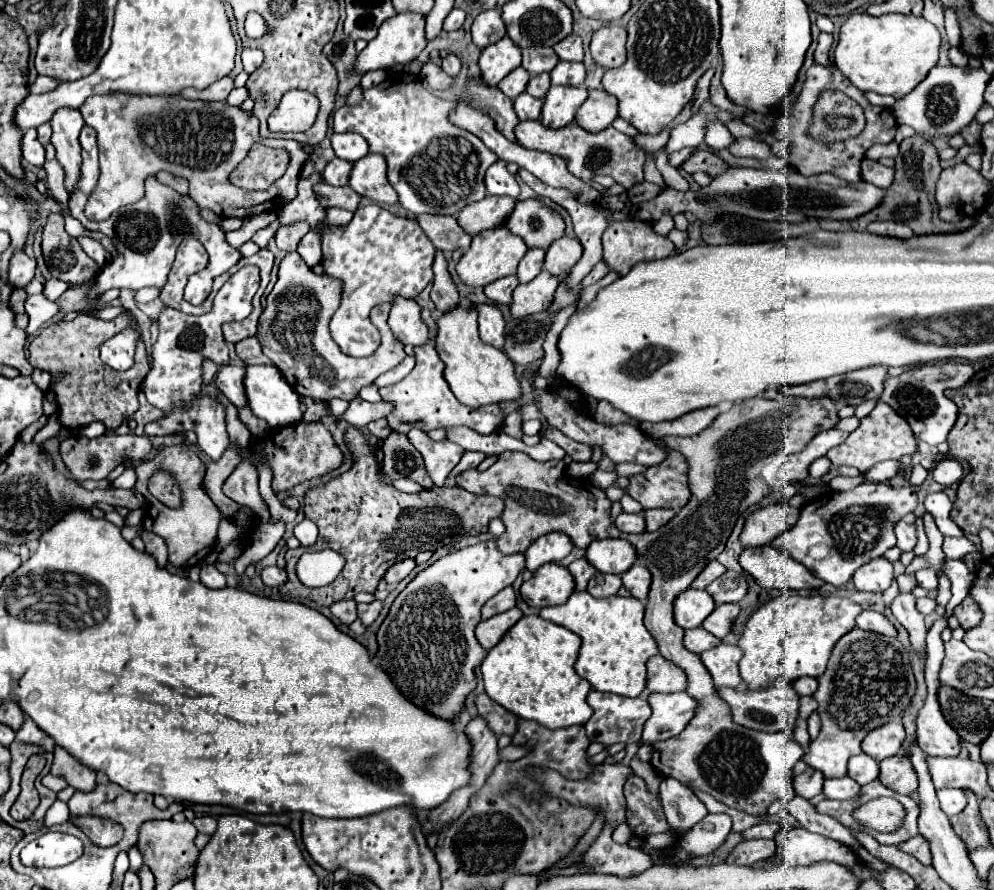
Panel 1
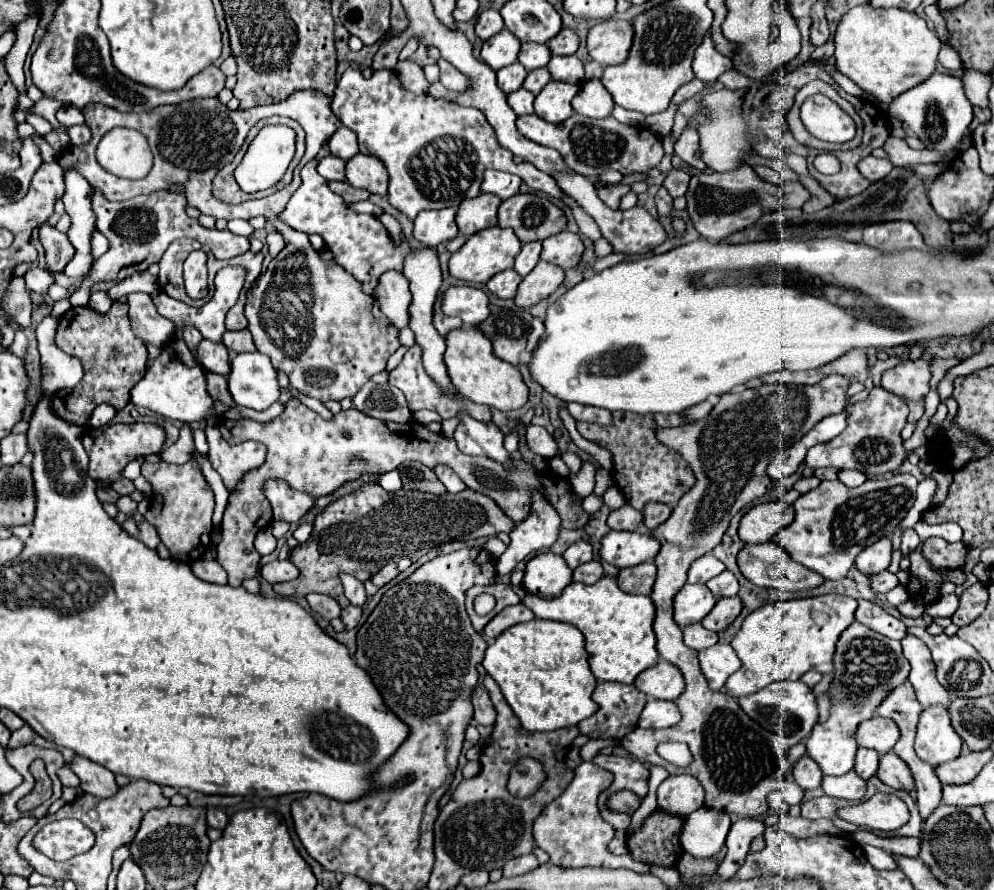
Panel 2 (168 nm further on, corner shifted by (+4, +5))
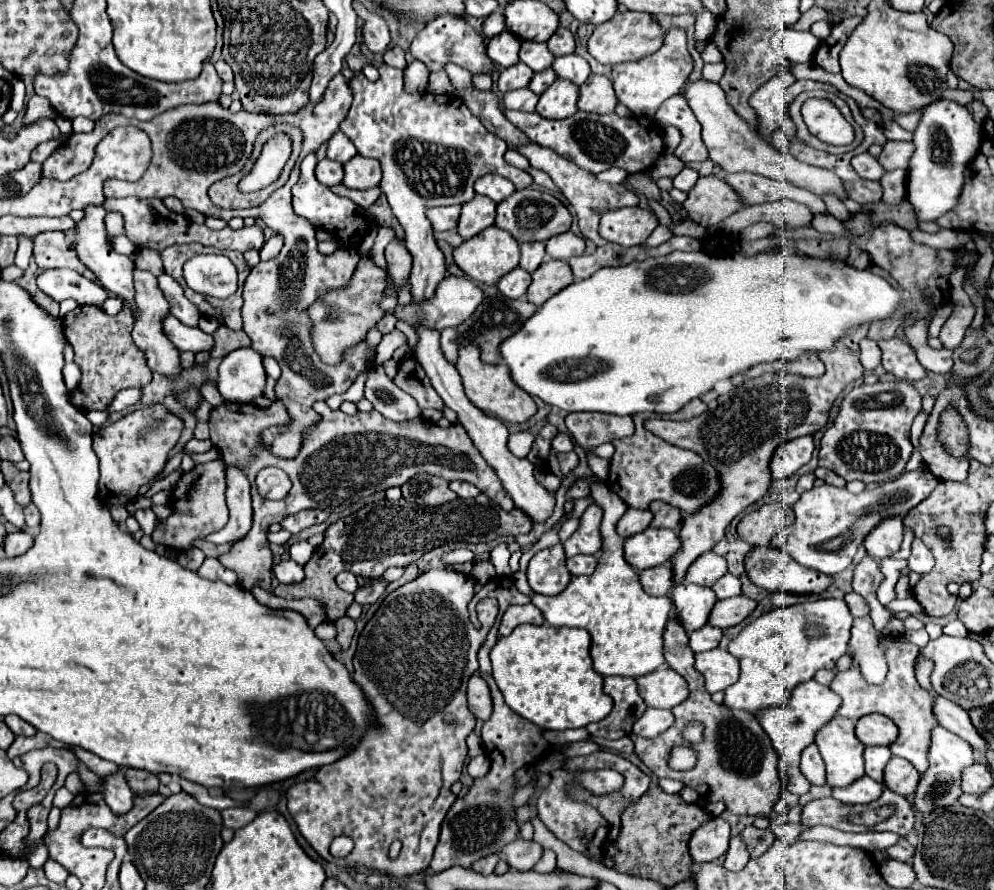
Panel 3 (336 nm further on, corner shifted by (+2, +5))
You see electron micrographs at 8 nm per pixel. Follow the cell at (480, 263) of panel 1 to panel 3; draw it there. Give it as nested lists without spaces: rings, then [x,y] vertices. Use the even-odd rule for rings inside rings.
[[[488,227],[482,233],[474,235],[472,239],[464,241],[460,247],[454,249],[454,261],[458,263],[458,267],[474,281],[486,283],[486,285],[496,285],[498,279],[502,275],[506,275],[508,271],[518,267],[518,259],[520,259],[520,247],[518,243],[502,229],[498,227]]]

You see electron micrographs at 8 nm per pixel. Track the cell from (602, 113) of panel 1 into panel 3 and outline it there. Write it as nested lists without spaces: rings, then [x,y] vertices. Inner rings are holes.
[[[590,75],[580,87],[578,109],[588,113],[612,113],[616,107],[616,93],[608,77]]]

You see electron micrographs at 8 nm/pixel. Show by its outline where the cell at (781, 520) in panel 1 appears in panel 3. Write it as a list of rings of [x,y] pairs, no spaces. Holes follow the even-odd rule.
[[[766,503],[738,523],[738,535],[752,547],[770,545],[772,537],[794,523],[794,511],[786,503]]]

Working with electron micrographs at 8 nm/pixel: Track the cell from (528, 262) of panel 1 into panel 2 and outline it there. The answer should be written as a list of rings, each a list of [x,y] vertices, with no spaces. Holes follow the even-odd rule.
[[[532,241],[532,243],[522,245],[522,251],[518,253],[516,263],[514,263],[516,273],[526,277],[534,269],[534,265],[540,261],[540,253],[542,253],[542,243],[540,241]]]

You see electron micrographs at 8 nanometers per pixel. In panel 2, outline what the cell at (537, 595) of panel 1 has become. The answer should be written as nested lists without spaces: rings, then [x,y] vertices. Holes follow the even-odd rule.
[[[540,553],[532,557],[524,571],[524,587],[528,593],[542,599],[552,599],[568,587],[572,581],[572,571],[560,555]]]

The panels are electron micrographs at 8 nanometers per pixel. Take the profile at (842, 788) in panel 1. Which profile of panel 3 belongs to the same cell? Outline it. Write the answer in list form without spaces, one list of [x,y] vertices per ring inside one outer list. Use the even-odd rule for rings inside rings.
[[[868,775],[860,777],[858,781],[854,781],[848,787],[834,787],[832,789],[832,797],[842,801],[842,803],[860,803],[860,805],[868,805],[872,801],[876,801],[882,795],[884,785],[876,783],[874,779],[870,779]]]

